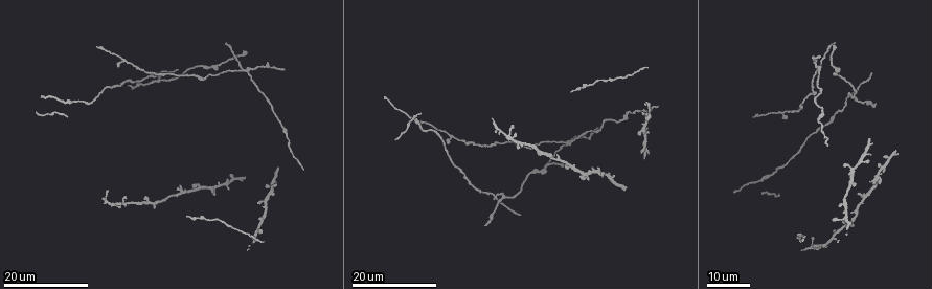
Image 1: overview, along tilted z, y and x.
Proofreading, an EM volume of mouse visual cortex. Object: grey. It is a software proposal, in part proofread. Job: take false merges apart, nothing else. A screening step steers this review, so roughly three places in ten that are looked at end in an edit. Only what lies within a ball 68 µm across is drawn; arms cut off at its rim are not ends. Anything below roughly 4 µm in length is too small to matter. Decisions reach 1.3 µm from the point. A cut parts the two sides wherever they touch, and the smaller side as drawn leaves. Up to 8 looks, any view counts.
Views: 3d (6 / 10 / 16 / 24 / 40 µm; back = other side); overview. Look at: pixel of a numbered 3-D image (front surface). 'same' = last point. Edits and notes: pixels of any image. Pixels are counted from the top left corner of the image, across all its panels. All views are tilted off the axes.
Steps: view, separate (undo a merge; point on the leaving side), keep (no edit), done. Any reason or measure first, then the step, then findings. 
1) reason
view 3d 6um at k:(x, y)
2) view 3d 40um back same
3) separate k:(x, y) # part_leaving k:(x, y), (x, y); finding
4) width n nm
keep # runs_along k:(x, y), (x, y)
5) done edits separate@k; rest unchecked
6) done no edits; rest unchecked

four arms meet
view 3d 16um at 1:(508, 136)

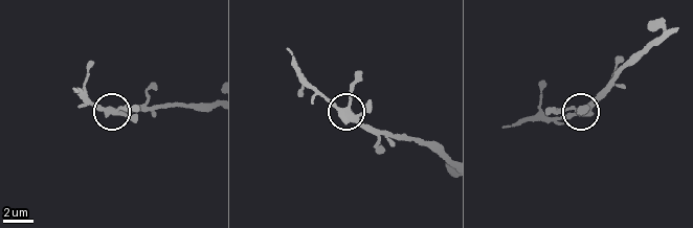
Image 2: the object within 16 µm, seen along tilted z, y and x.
view 3d 6um at 2:(348, 108)

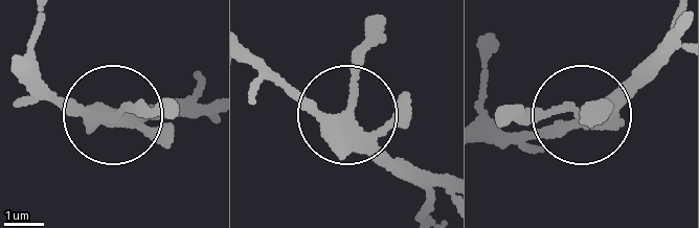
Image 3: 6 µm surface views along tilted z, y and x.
keep # runs_along 3:(441, 184), (405, 178), (374, 156), (352, 121), (368, 26); one cell here

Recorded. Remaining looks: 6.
looks like a crossing
view 3d 24um at 1:(246, 70)

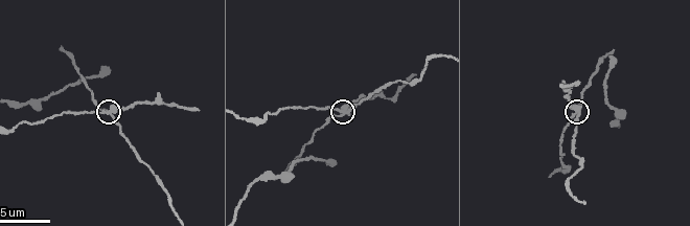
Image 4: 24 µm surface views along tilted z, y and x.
view 3d 10um at 4:(338, 110)

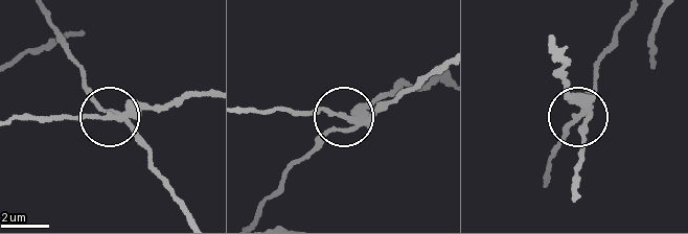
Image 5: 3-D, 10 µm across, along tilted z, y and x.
separate 5:(155, 107) # part_leaving 5:(121, 114), (14, 120); a second cell is stuck on

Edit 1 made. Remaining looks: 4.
three arms meet
view 3d 24um at 1:(151, 75)

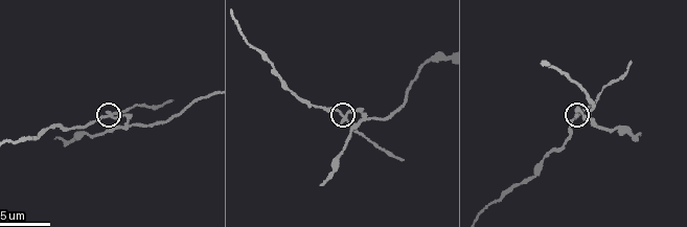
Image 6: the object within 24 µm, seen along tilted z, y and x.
view 3d 10um at 6:(344, 116)

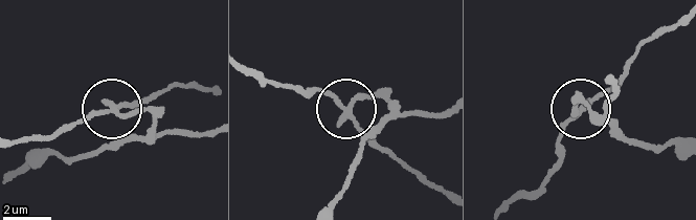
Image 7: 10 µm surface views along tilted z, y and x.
width 200 nm
separate 7:(135, 134) # part_leaving 7:(115, 109), (124, 114), (143, 111), (159, 132), (210, 135); a second cell is stuck on

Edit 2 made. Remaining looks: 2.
sudden change in width
view 3d 16um at 1:(63, 101)

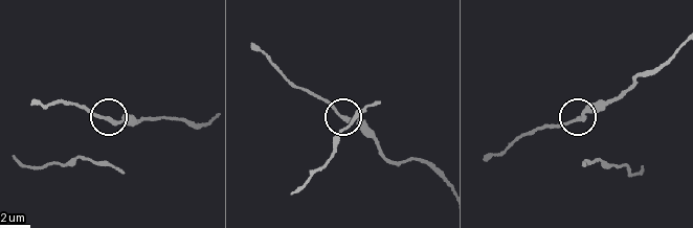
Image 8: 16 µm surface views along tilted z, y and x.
closer look
view 3d 10um at 8:(112, 122)

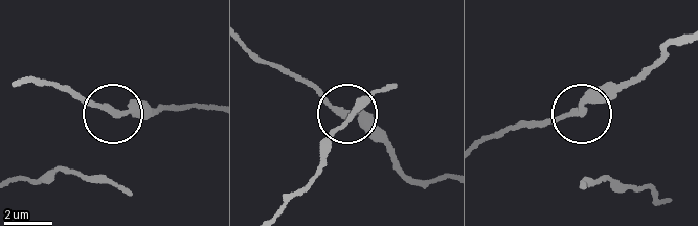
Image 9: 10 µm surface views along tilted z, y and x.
keep # runs_along 9:(443, 175), (405, 178), (360, 120), (335, 109), (304, 76); one cell here

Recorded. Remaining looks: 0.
done edits separate@5, separate@7; rest unchecked

